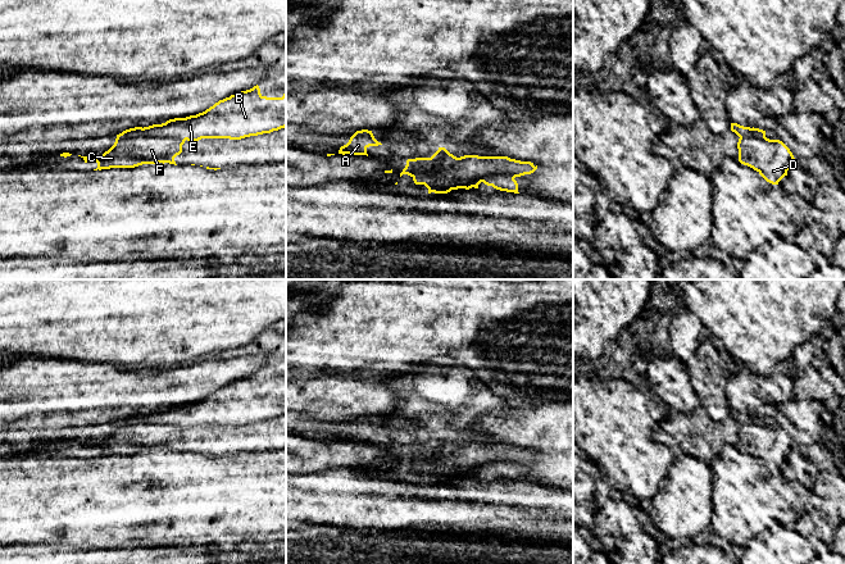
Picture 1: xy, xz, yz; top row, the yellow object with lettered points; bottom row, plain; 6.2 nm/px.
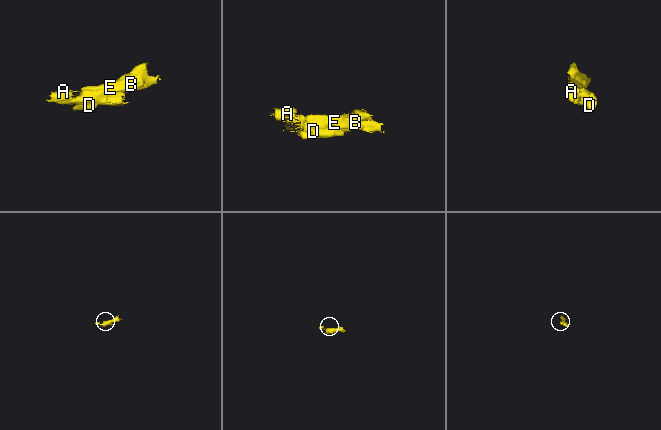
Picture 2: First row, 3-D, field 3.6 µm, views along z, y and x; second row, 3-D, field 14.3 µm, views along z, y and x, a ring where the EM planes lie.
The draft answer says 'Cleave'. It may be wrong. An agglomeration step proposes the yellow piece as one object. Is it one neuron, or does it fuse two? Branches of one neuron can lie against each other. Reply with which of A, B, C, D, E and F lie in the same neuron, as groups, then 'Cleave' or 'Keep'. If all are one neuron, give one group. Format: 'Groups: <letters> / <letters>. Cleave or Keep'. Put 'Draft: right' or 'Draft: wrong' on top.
Draft: right
Groups: A C D F / B E. Cleave

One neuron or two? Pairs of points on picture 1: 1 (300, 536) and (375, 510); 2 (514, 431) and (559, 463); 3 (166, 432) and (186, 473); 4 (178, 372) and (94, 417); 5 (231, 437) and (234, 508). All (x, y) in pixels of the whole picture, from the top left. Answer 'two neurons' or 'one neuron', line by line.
1: two neurons
2: one neuron
3: two neurons
4: one neuron
5: two neurons

